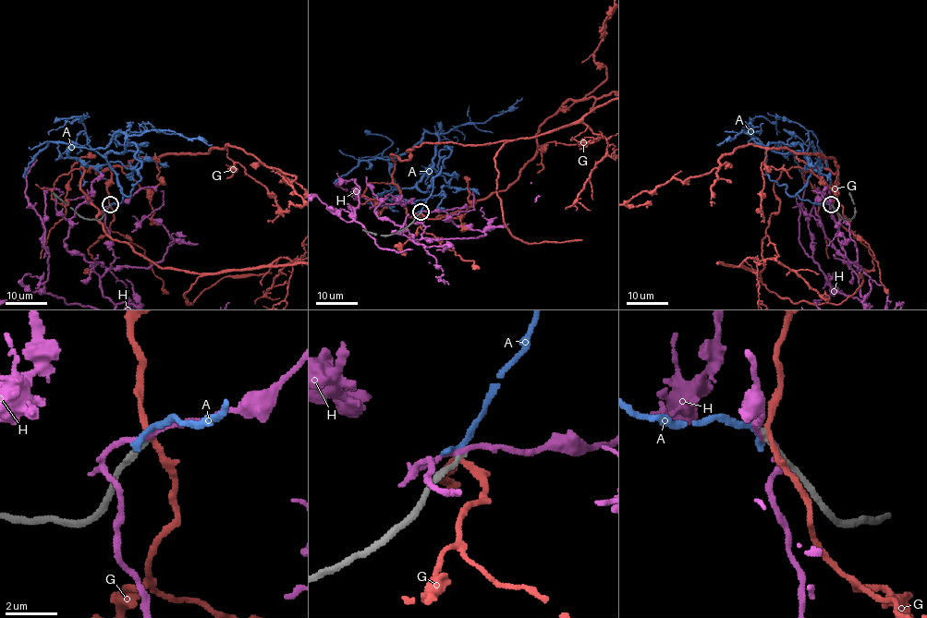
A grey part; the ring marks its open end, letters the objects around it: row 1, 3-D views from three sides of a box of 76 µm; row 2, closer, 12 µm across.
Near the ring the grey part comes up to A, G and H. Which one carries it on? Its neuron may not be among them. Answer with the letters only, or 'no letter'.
no letter

